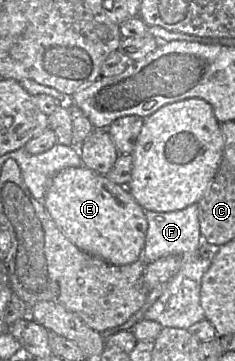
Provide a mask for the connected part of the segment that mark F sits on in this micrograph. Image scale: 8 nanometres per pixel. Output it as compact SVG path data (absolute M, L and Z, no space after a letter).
M198 204L172 212L144 211L148 227L142 259L151 263L161 257L176 254L183 257L178 272L167 282L166 289L144 314L145 320L156 321L162 327L188 329L204 319L205 313L200 303L202 277L208 270L211 259L203 247Z

